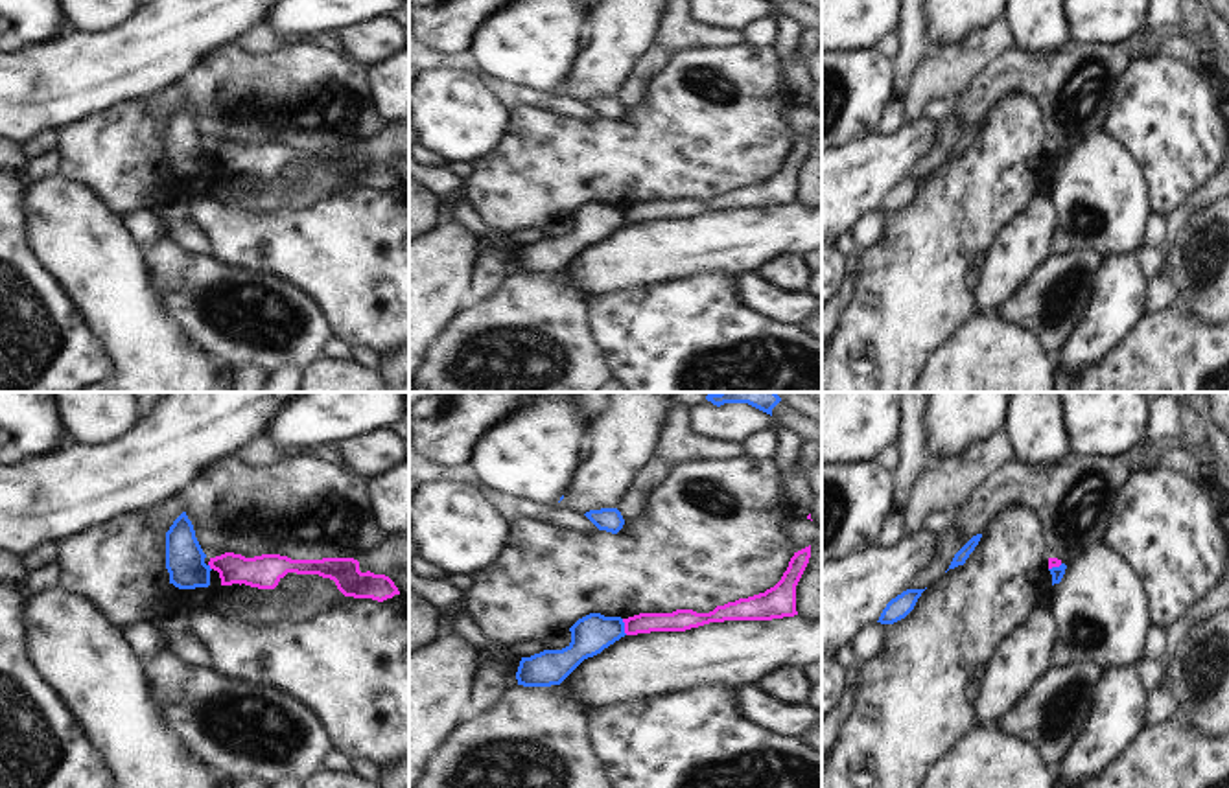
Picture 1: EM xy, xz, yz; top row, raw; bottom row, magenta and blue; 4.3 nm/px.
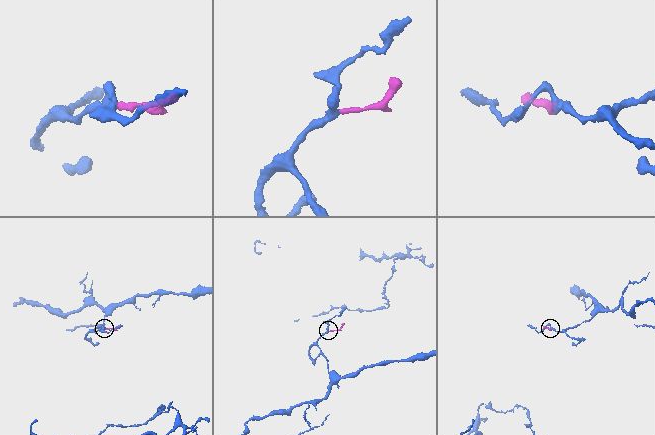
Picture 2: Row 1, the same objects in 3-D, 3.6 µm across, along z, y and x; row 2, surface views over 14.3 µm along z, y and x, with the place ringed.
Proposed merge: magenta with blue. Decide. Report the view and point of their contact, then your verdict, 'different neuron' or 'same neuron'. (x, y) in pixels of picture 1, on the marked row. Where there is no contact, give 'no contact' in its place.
xz (625, 626) | different neuron

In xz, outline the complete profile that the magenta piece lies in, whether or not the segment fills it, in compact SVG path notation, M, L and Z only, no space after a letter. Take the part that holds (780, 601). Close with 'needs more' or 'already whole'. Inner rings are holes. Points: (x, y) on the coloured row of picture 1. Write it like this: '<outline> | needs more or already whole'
M811 545L794 552L781 580L765 593L739 598L724 606L717 606L709 613L696 613L693 609L676 609L673 613L639 613L625 622L626 635L650 632L685 632L709 622L724 620L772 620L794 617L796 611L796 585L809 563Z | already whole

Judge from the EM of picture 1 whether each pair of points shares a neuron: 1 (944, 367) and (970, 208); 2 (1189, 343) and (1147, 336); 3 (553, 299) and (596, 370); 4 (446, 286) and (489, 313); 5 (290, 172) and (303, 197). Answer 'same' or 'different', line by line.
1: different
2: same
3: same
4: different
5: same

